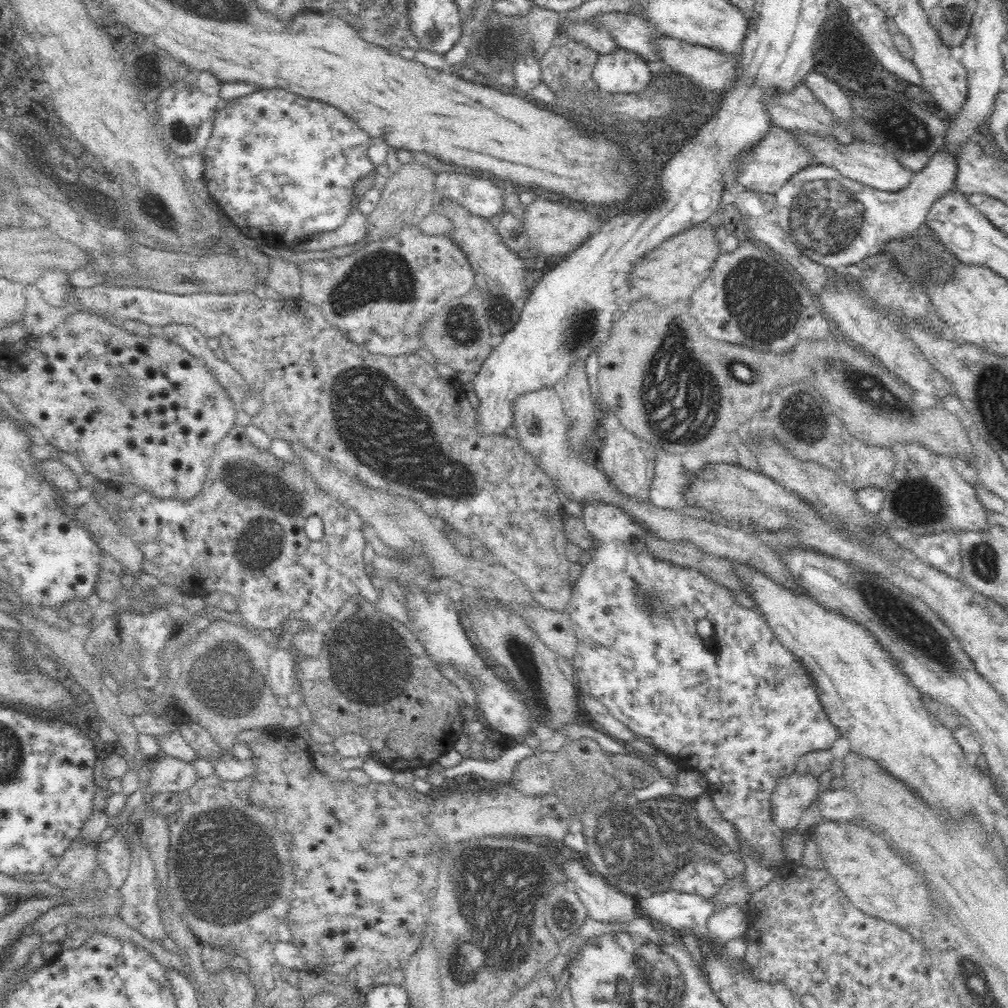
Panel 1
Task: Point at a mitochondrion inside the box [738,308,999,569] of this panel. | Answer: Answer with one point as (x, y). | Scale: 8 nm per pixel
(864, 387)

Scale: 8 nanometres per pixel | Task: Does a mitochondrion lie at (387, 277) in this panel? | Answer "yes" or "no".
yes

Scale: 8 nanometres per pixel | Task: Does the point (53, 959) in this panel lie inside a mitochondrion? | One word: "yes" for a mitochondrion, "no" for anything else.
no

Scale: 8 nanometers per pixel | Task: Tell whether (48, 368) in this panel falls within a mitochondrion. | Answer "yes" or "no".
no

